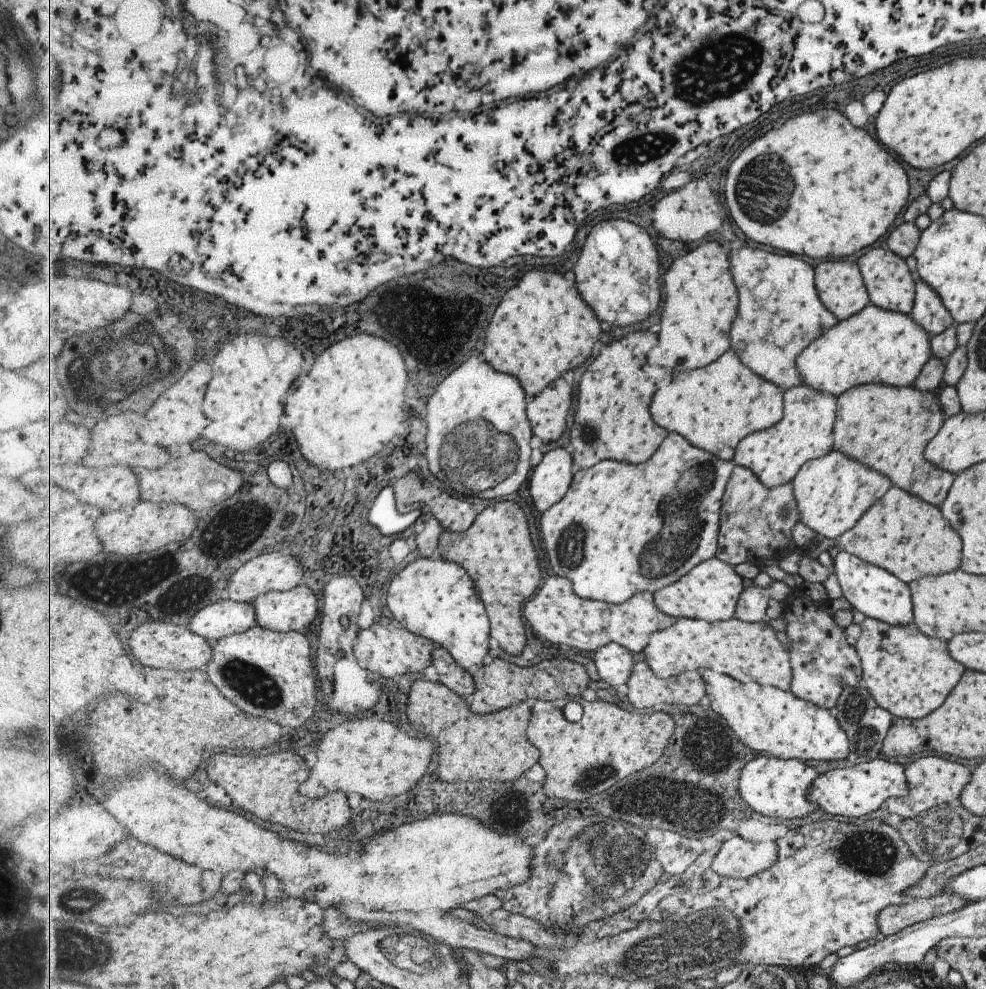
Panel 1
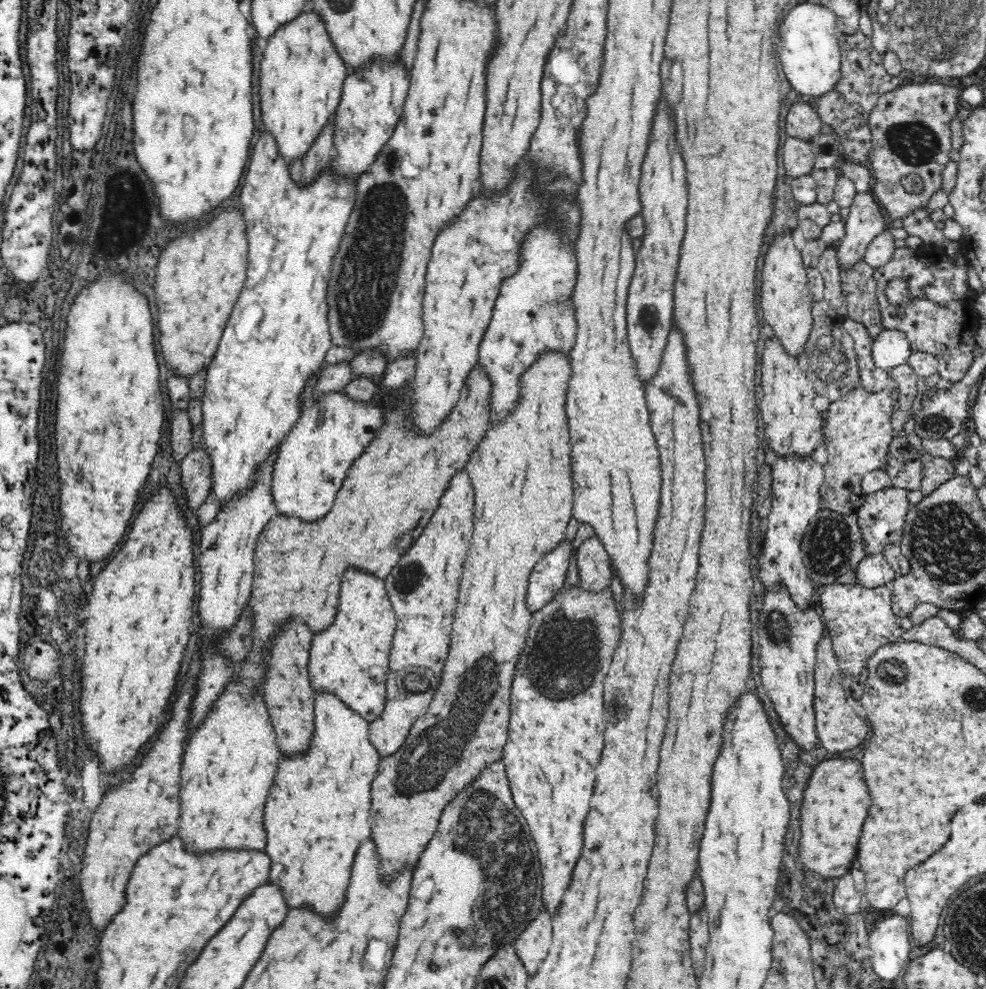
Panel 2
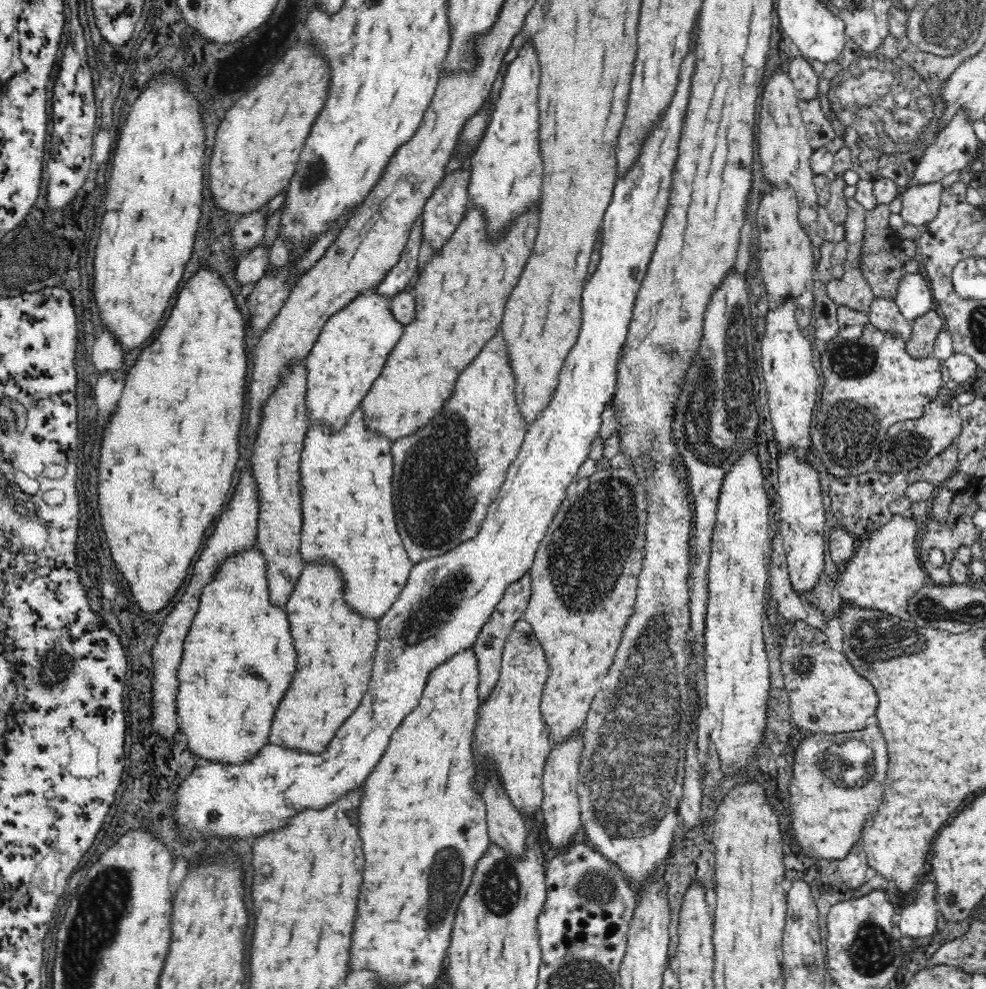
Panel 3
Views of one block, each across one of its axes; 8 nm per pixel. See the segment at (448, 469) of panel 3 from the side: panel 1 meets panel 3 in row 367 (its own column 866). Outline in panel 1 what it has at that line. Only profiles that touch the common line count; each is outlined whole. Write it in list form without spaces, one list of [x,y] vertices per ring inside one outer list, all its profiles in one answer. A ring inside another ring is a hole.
[[[836,449],[821,458],[807,461],[793,480],[802,523],[819,538],[837,540],[847,530],[853,529],[859,517],[889,488],[889,480],[885,476],[879,476],[875,470],[855,460]]]

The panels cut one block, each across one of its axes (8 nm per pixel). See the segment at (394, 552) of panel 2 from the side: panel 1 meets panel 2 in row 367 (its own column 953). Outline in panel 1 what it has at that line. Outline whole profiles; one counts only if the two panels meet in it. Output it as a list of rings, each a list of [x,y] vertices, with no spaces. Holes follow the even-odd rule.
[[[867,383],[840,394],[837,408],[834,421],[837,450],[883,474],[889,478],[891,486],[905,490],[927,504],[938,507],[943,502],[954,475],[923,458],[927,442],[937,434],[943,422],[937,392],[920,391],[912,385],[895,387]]]

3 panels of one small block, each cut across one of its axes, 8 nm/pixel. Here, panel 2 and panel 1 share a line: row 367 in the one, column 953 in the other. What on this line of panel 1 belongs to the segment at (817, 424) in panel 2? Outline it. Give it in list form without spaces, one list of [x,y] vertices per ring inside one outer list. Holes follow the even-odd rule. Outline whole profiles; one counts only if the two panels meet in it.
[[[921,756],[921,758],[907,764],[907,767],[904,768],[904,776],[909,788],[907,794],[899,798],[889,797],[883,805],[890,814],[895,813],[902,816],[903,819],[911,819],[925,813],[932,806],[957,800],[963,786],[969,782],[970,770],[962,764],[945,760],[941,756]]]

